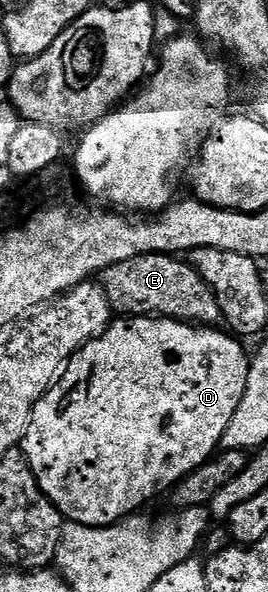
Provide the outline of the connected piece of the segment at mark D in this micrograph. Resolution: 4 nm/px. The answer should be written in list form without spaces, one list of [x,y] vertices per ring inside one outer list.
[[[155,315],[115,319],[101,336],[90,340],[82,347],[81,352],[77,352],[70,359],[68,370],[62,375],[60,382],[53,384],[39,398],[30,415],[30,425],[21,442],[20,450],[26,455],[26,461],[36,474],[40,490],[44,490],[47,498],[58,507],[69,523],[83,524],[89,528],[106,528],[110,524],[117,524],[127,516],[133,516],[139,510],[145,509],[142,507],[157,492],[162,492],[165,488],[166,491],[173,489],[179,480],[197,470],[219,451],[224,430],[228,430],[228,422],[232,422],[232,414],[236,414],[236,406],[240,406],[240,398],[244,398],[244,386],[248,386],[251,362],[248,352],[246,356],[245,350],[242,349],[243,341],[235,338],[229,331],[226,333],[221,332],[222,330],[218,326],[184,324],[181,320],[167,320]]]

